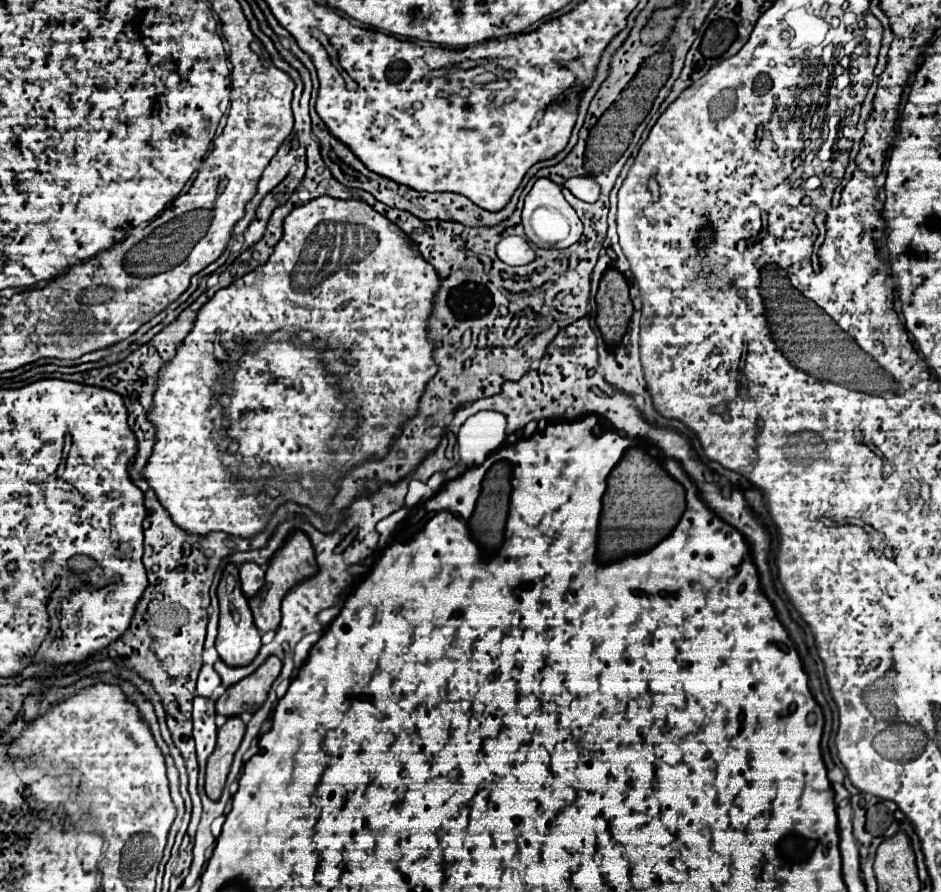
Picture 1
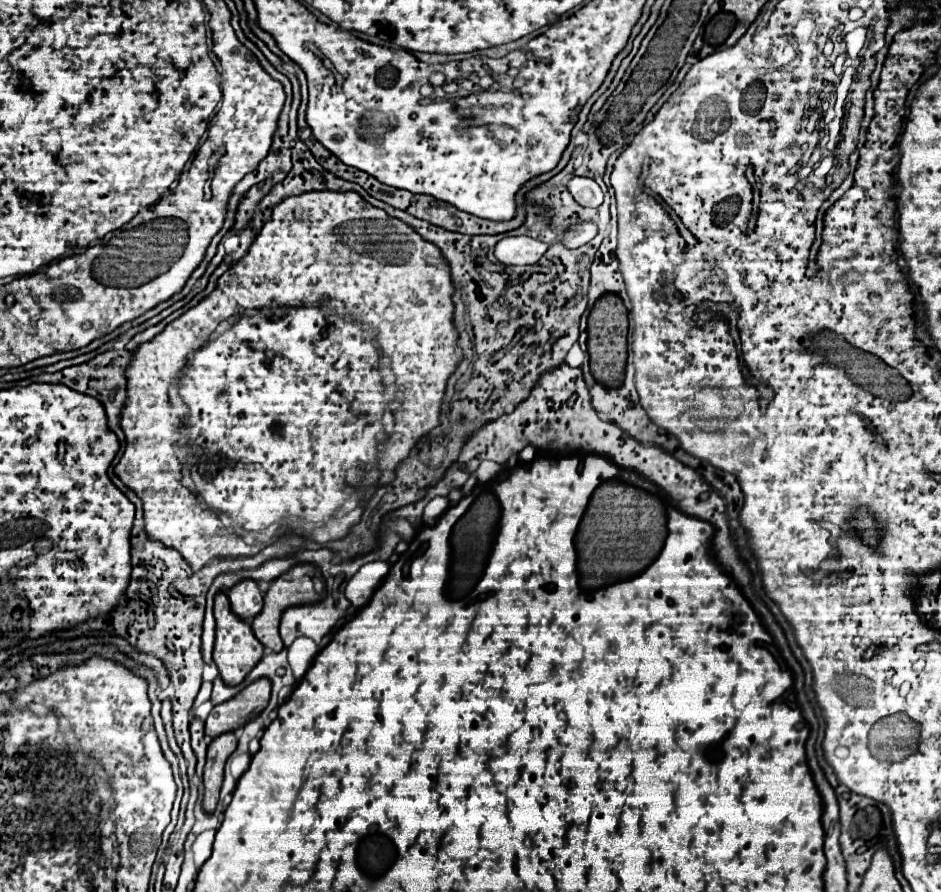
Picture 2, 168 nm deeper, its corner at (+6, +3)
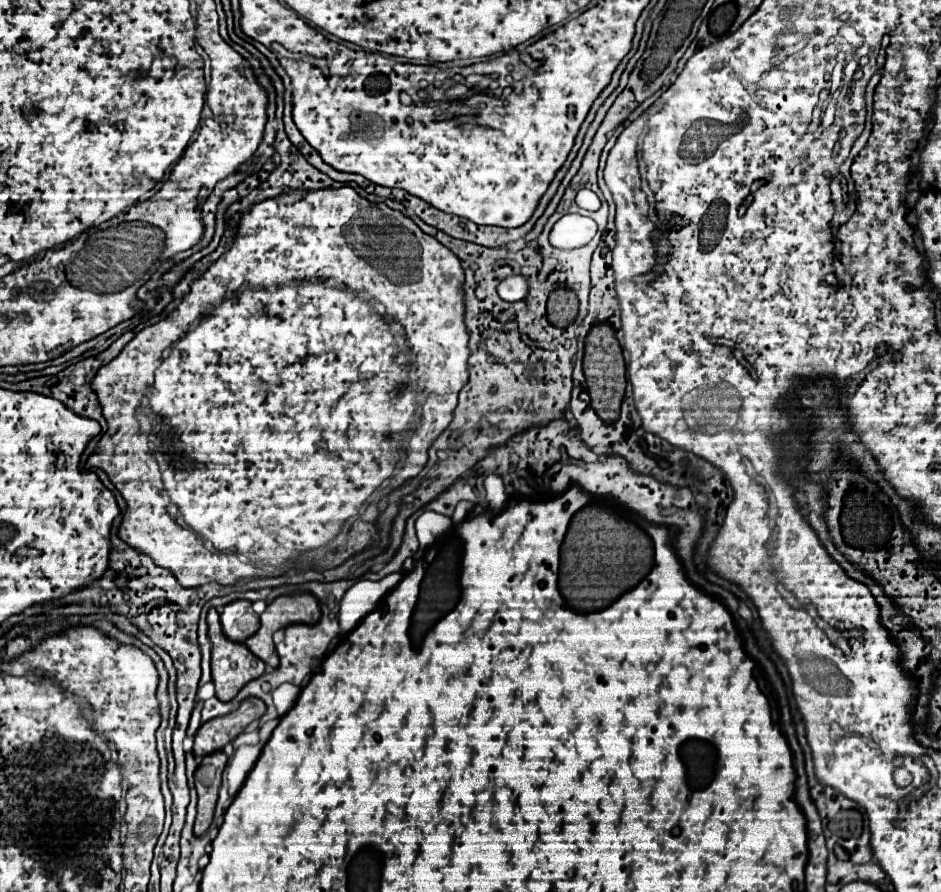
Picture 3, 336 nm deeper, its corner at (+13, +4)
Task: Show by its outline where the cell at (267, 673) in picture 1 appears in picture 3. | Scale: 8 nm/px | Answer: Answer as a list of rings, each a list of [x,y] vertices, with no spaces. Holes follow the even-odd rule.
[[[247,697],[235,711],[205,721],[195,735],[193,745],[195,757],[203,757],[207,753],[223,749],[229,741],[233,741],[239,733],[243,733],[251,721],[259,719],[263,713],[265,703],[257,697]]]

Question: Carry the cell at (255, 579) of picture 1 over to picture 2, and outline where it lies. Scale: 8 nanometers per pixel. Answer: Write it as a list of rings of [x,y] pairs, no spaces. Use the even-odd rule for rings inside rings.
[[[244,580],[236,584],[228,592],[228,598],[230,598],[232,612],[236,612],[236,616],[242,618],[244,622],[250,622],[262,610],[262,594],[258,590],[258,584],[252,580]]]

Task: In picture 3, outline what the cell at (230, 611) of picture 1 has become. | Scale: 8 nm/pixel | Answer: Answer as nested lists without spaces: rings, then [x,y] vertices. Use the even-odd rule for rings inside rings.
[[[211,609],[207,613],[207,625],[209,625],[209,639],[213,643],[213,649],[211,649],[211,675],[213,675],[213,683],[215,683],[215,691],[217,691],[217,697],[221,701],[229,701],[237,695],[237,691],[251,679],[259,677],[265,673],[267,665],[255,657],[245,643],[237,643],[237,641],[231,641],[225,633],[223,633],[223,627],[221,627],[221,621],[219,621],[219,613],[215,609]]]

